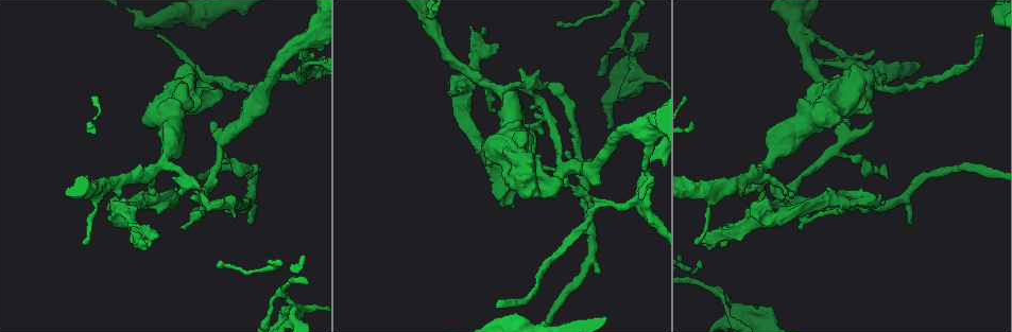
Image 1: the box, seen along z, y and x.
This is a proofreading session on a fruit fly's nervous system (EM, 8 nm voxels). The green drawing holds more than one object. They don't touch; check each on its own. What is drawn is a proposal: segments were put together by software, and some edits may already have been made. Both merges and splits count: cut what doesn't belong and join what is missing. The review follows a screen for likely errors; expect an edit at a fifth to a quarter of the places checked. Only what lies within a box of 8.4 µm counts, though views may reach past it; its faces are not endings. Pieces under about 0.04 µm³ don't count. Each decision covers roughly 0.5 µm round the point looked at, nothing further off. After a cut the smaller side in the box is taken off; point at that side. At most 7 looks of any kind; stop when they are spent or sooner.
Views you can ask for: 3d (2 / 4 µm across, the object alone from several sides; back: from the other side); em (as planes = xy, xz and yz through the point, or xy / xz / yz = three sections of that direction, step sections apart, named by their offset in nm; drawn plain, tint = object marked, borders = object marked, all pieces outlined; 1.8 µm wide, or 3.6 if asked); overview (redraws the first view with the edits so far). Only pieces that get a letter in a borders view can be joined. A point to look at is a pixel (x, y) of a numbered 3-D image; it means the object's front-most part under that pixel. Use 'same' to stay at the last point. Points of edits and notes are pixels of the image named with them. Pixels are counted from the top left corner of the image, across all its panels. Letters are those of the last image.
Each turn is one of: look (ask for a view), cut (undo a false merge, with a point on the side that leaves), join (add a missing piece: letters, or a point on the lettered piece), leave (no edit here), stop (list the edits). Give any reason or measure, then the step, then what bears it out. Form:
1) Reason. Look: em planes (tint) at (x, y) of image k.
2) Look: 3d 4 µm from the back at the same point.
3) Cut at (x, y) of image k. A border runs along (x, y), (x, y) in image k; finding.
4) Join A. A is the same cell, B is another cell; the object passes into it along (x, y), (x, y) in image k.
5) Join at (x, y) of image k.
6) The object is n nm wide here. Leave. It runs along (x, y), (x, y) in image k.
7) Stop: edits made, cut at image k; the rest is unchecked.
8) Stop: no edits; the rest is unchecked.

An open end. Look: 3d 2 µm at (484, 30) of image 1.

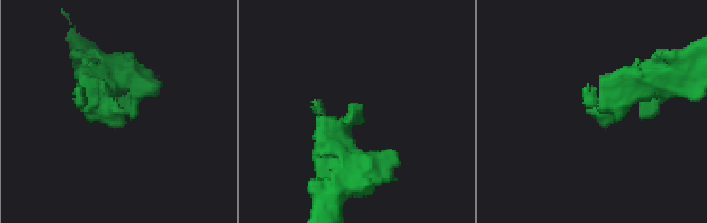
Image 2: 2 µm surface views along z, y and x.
Look: em xz step 16 (borders) at (591, 111) of image 2.

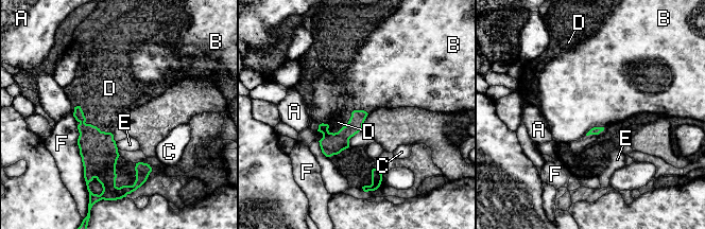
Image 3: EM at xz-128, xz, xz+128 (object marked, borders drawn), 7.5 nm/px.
Join D. D is the same cell, A, B, C, E and F are other cells; the object passes into it along (99, 152), (90, 124), (106, 95) in image 3; it goes on there.

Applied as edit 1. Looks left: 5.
Sudden change in width. Look: 3d 4 µm at (558, 162) of image 1.

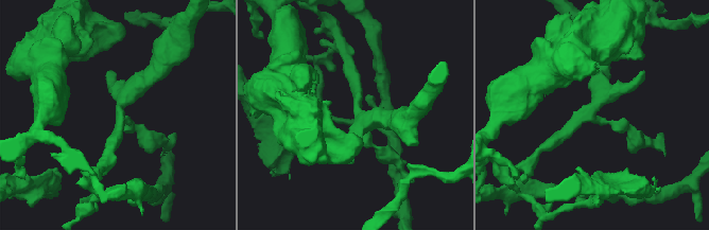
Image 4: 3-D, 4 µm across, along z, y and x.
Look: em xy step 16 (tint) at (589, 112) of image 4.

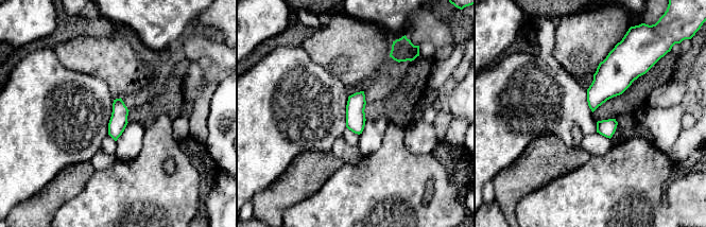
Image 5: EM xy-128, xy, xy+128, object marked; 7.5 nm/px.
Look: em planes (borders) at the same point.

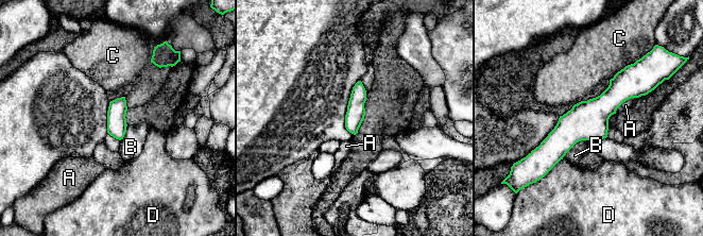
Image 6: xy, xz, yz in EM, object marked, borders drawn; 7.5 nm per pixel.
Leave. A, B, C and D are other cells; a border runs along (586, 139), (579, 140), (562, 158) in image 6; all the same neuron.

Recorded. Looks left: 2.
Stop: edits made, join at image 3; the rest is unchecked.

